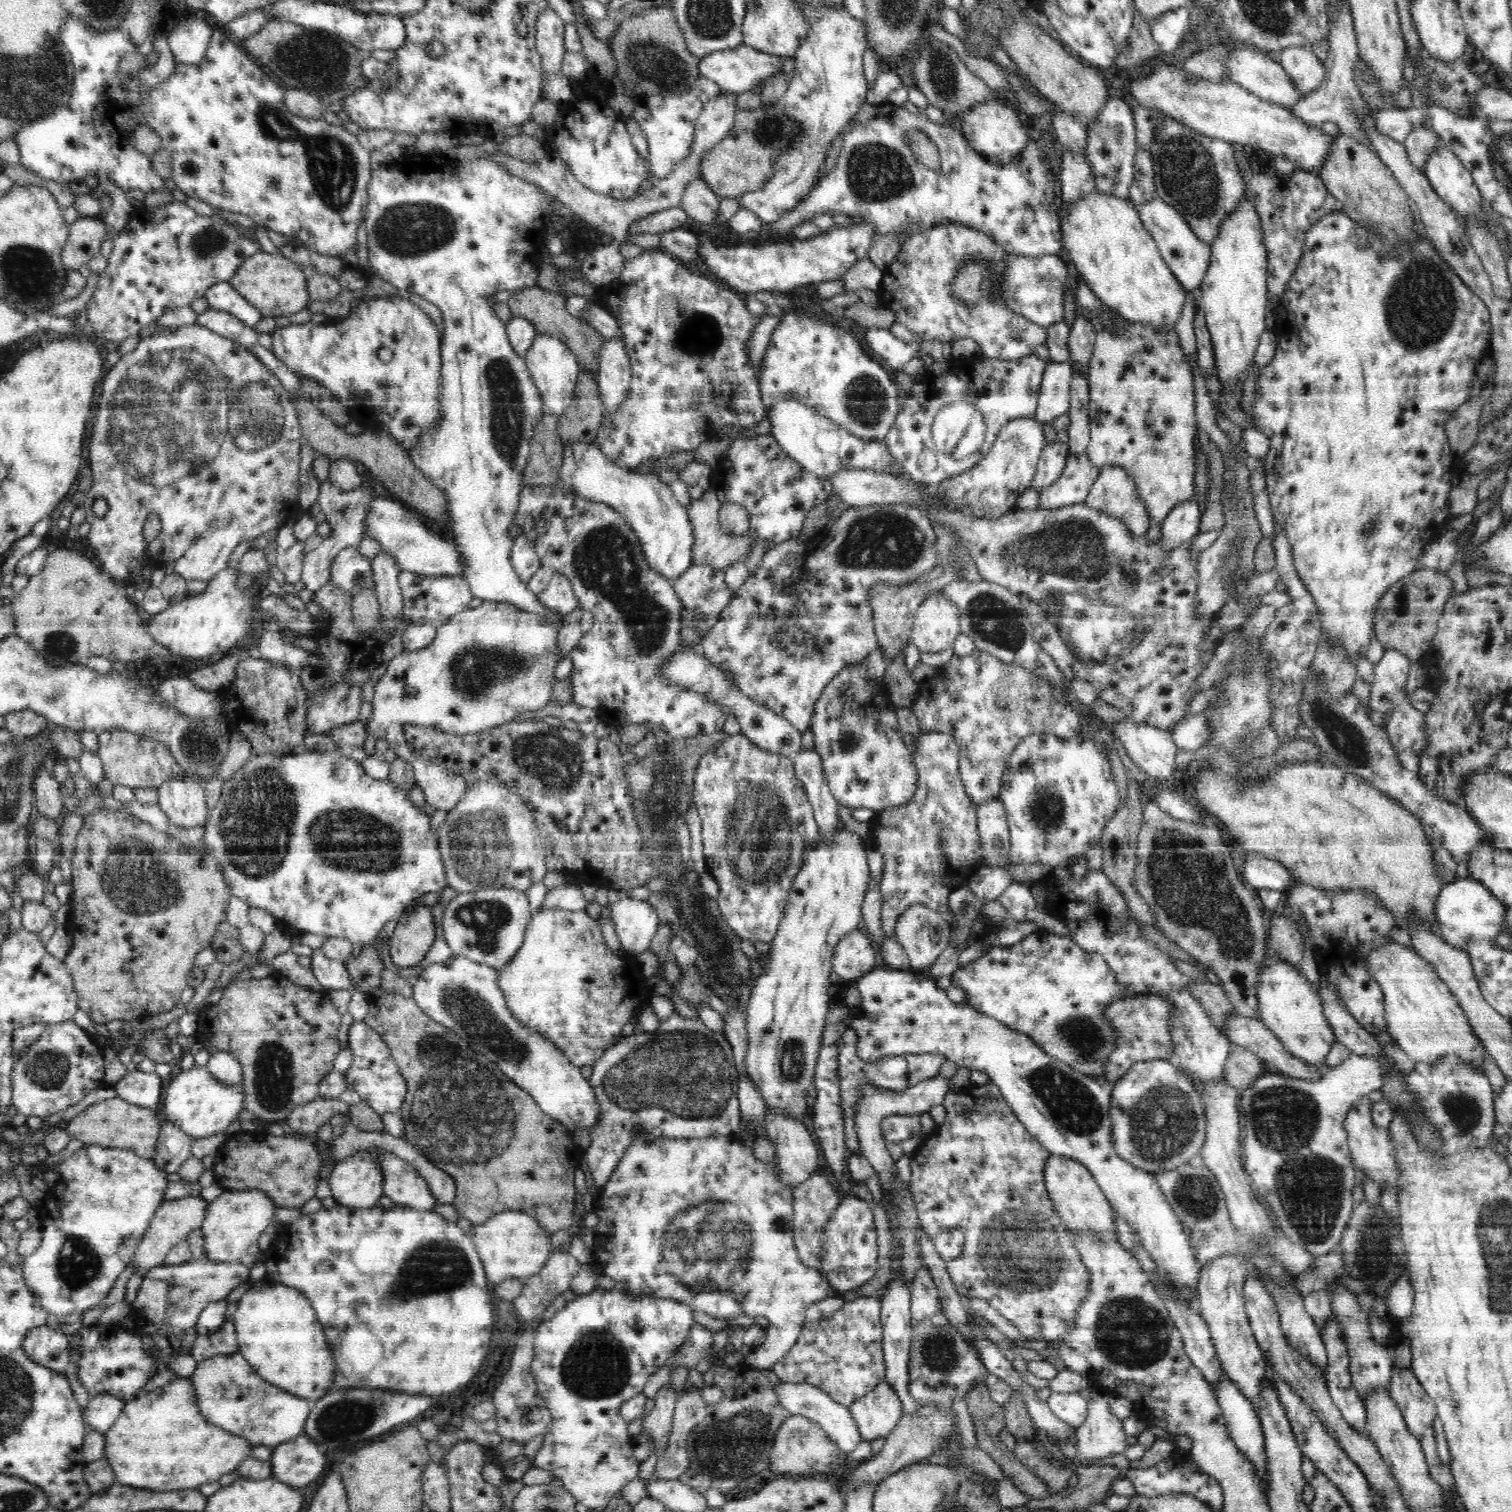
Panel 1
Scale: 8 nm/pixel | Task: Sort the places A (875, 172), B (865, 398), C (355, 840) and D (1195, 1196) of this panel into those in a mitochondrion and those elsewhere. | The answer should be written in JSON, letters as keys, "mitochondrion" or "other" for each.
{"A":"mitochondrion","B":"mitochondrion","C":"mitochondrion","D":"mitochondrion"}

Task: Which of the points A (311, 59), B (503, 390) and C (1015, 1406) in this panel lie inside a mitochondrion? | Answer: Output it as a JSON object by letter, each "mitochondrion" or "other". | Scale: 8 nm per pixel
{"A":"mitochondrion","B":"mitochondrion","C":"other"}

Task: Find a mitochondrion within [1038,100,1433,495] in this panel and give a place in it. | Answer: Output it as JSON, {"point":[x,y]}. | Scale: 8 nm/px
{"point":[1190,178]}

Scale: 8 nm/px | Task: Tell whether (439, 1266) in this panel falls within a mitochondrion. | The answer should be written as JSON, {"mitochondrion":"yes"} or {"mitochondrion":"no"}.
{"mitochondrion":"yes"}

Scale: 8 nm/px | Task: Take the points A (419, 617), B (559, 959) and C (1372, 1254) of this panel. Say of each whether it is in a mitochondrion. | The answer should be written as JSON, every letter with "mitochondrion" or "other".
{"A":"other","B":"other","C":"mitochondrion"}

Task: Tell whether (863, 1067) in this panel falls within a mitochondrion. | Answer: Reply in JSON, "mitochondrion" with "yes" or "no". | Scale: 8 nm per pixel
{"mitochondrion":"no"}

